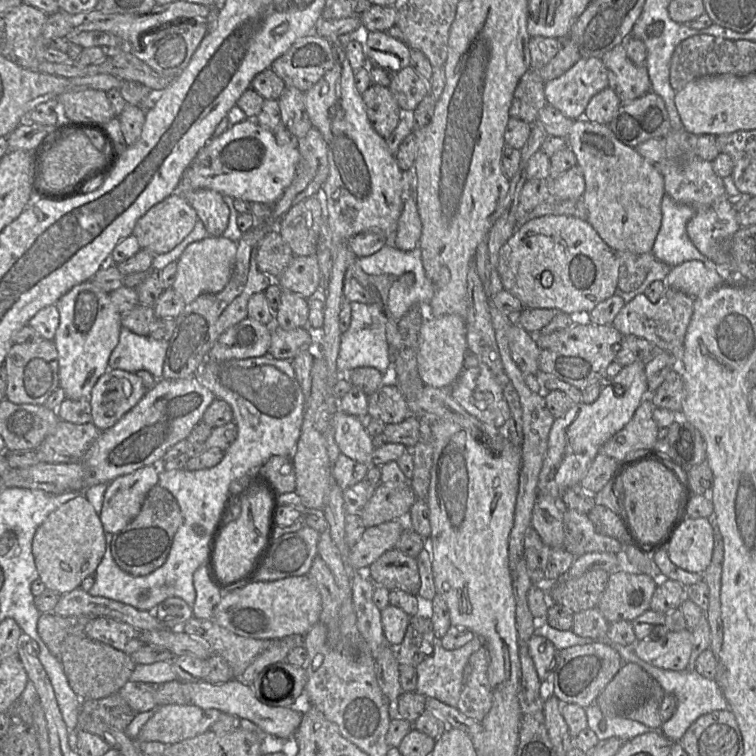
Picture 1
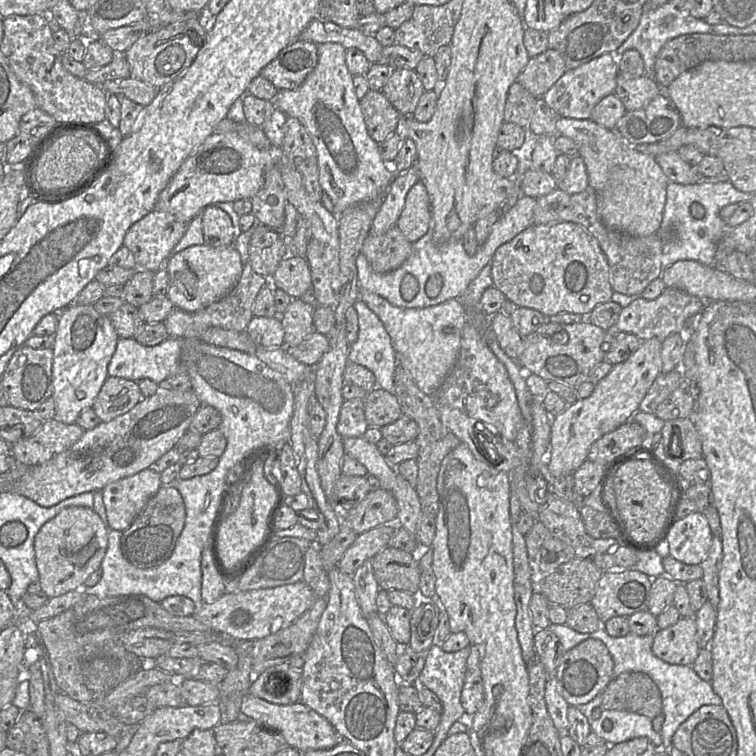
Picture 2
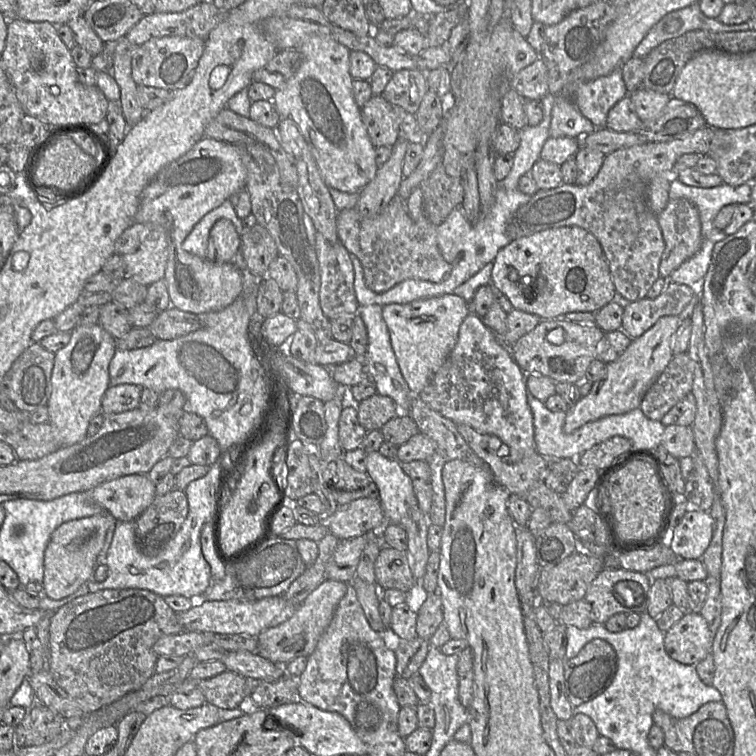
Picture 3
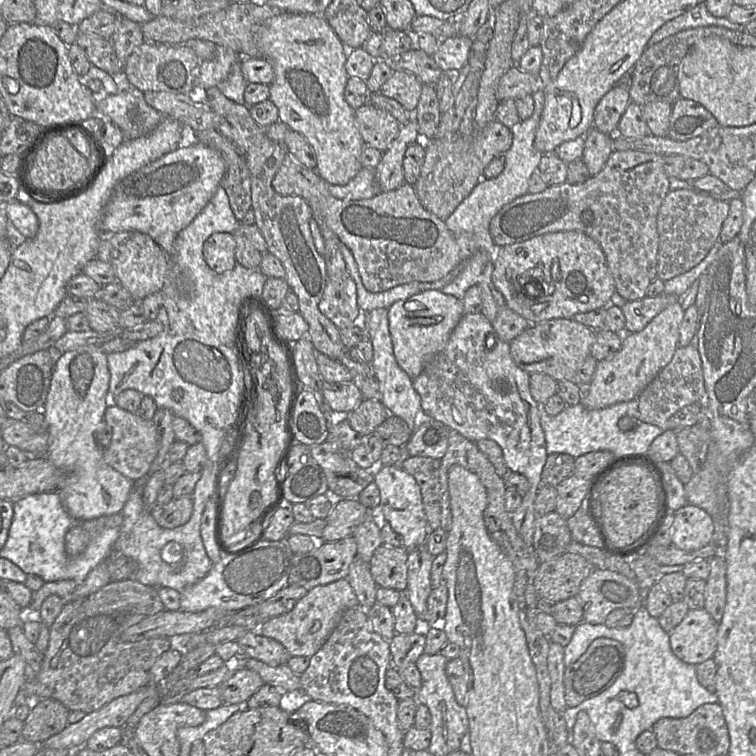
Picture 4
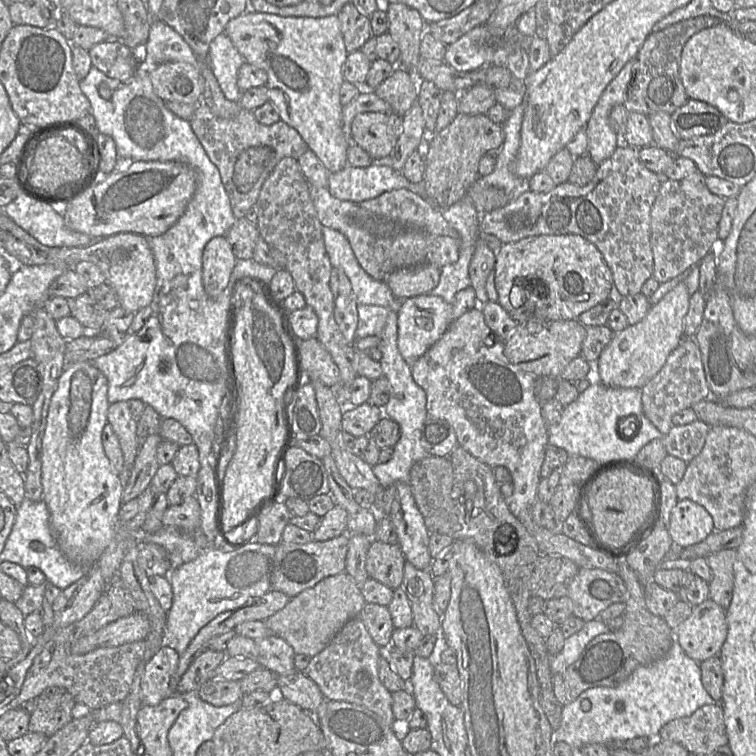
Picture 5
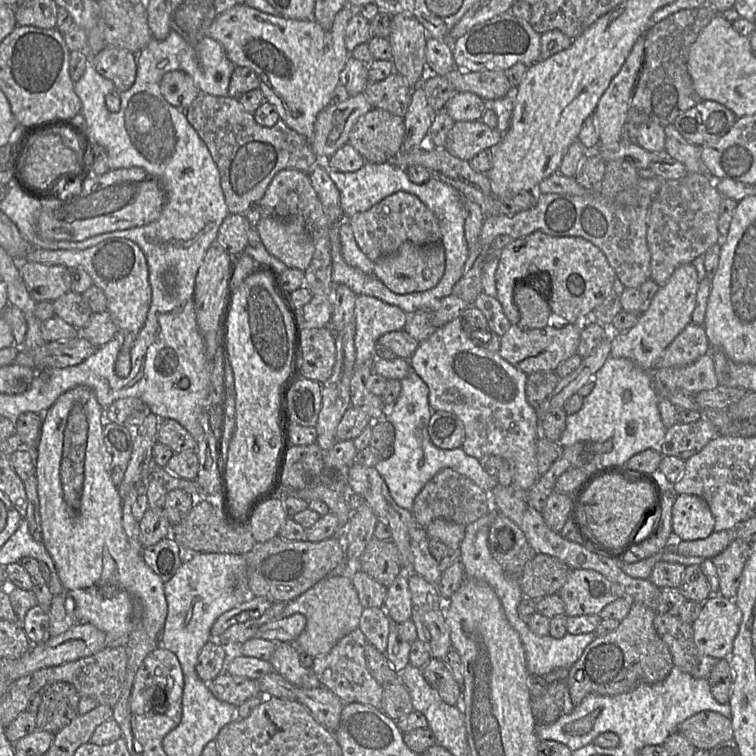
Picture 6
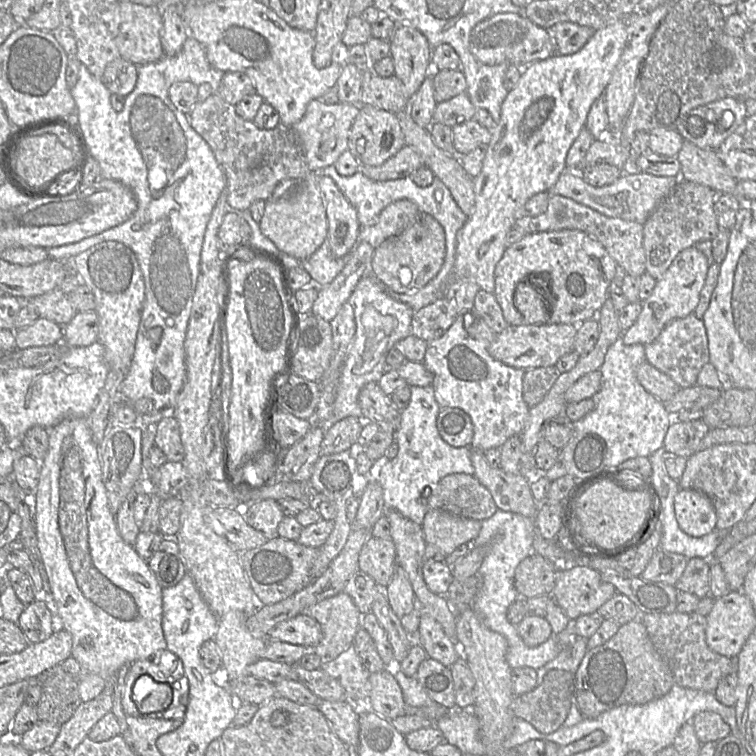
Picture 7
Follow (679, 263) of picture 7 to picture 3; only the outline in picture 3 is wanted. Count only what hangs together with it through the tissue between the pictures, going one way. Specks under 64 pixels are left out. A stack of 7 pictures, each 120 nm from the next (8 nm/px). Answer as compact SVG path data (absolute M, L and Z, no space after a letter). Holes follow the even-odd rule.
M663 316L642 336L632 339L617 360L606 364L606 374L593 383L590 393L569 407L563 426L564 433L572 433L586 423L606 416L625 414L640 408L645 394L674 356L672 342L680 323L678 316Z

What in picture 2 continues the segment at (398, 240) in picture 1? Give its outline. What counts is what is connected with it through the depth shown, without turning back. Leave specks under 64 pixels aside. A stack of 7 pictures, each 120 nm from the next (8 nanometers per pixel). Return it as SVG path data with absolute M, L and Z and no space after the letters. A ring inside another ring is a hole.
M417 182L409 190L396 226L412 244L421 239L431 228L429 195L422 182Z

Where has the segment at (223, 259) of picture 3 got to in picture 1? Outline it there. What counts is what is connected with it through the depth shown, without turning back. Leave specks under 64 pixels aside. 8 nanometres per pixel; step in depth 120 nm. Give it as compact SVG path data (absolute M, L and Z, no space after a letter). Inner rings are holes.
M180 182L177 193L196 211L198 219L211 237L223 235L228 226L230 211L220 193L210 189L180 193Z

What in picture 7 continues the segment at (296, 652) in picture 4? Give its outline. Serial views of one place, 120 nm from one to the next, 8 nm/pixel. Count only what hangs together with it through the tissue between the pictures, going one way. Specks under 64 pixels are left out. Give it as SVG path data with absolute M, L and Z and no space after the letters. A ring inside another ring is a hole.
M344 591L304 609L302 615L318 621L323 637L313 648L322 664L336 659L353 645L355 635L362 627L362 614L353 599Z

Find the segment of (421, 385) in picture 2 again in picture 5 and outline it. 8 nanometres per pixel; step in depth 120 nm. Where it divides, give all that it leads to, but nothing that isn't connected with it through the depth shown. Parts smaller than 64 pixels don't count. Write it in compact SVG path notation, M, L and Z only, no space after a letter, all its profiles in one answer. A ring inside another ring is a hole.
M423 294L403 300L397 311L397 346L407 364L412 366L425 354L442 337L453 321L453 306L440 296Z

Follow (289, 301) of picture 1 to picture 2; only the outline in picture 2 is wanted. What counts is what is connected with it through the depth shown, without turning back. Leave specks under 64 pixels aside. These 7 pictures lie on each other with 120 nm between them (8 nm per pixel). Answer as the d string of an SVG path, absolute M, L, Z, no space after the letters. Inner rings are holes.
M293 299L286 311L277 317L281 319L284 329L284 346L295 346L315 331L311 304L301 299Z

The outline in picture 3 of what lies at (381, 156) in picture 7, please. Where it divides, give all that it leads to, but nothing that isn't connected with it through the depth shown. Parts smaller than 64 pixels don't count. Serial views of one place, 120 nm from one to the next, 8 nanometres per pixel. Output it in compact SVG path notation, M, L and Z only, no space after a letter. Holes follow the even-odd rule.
M372 95L361 108L361 118L374 147L393 147L400 129L392 104L382 95Z

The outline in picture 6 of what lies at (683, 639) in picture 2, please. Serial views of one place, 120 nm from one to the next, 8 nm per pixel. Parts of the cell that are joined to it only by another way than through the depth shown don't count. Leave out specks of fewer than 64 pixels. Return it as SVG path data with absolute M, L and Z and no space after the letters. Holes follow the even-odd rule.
M712 594L692 623L694 642L704 655L729 659L740 623L741 611L734 600Z

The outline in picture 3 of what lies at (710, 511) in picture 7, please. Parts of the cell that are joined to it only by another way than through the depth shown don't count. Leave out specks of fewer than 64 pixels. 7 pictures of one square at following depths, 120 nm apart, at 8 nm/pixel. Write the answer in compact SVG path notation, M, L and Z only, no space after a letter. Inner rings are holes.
M690 508L670 531L667 544L677 559L700 559L713 536L713 518L709 511Z

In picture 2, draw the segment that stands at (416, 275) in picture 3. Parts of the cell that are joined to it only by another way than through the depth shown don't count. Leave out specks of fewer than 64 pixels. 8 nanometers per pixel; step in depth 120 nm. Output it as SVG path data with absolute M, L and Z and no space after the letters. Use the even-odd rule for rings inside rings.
M394 226L382 235L369 234L362 246L371 269L380 274L398 269L411 255L412 243Z

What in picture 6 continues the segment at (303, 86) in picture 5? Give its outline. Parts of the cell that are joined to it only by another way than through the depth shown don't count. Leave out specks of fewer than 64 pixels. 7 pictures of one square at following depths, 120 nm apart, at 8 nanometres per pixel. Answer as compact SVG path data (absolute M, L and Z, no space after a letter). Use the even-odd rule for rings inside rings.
M244 3L219 14L208 28L206 36L218 41L229 60L236 66L250 68L259 76L259 89L266 101L276 107L280 119L310 141L314 135L316 118L321 110L331 104L334 91L340 84L341 71L350 56L346 48L346 27L356 11L359 9L345 6L335 16L331 29L324 30L314 19L286 19L283 16L267 14Z

